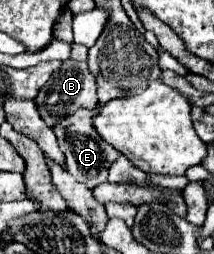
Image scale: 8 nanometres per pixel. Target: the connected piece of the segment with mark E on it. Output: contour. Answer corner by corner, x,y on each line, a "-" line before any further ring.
81,109
77,111
75,115
71,115
71,119
63,119
61,123
57,123
57,127
53,127
55,135
57,135
57,141
59,141
59,147
61,151
65,153
65,159
67,159
67,169
69,173
83,185
87,185
89,189
95,189
97,185
105,183
107,181
107,173
109,173
109,167
117,161
119,157
119,151
105,143
97,131
93,129
93,117
97,115
97,109
89,111
89,109

